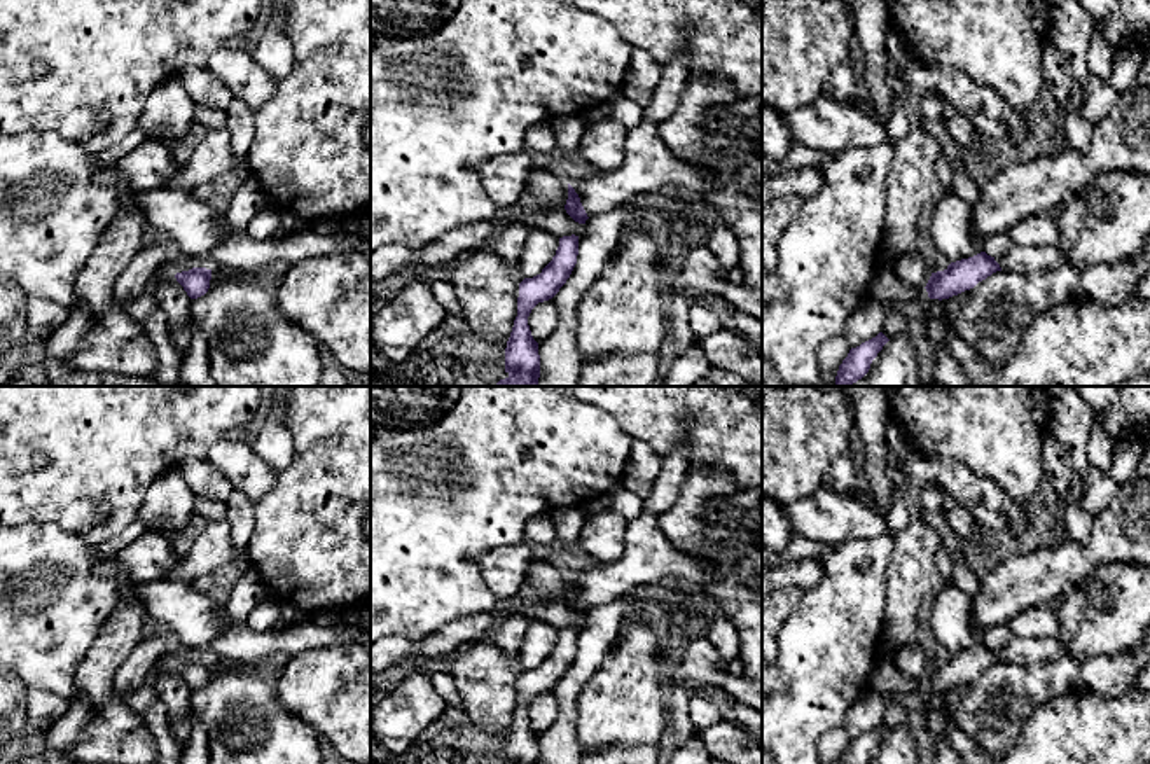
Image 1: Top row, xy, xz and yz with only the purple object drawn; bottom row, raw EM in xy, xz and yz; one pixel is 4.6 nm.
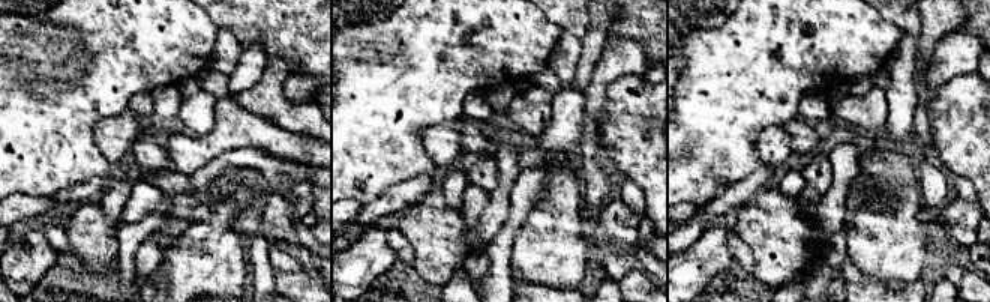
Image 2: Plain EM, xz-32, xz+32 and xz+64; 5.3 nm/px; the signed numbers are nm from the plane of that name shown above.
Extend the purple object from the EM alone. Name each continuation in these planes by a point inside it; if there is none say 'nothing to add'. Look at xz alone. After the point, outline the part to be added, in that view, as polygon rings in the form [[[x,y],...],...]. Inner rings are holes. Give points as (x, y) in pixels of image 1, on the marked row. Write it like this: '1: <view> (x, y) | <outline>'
nothing to add

